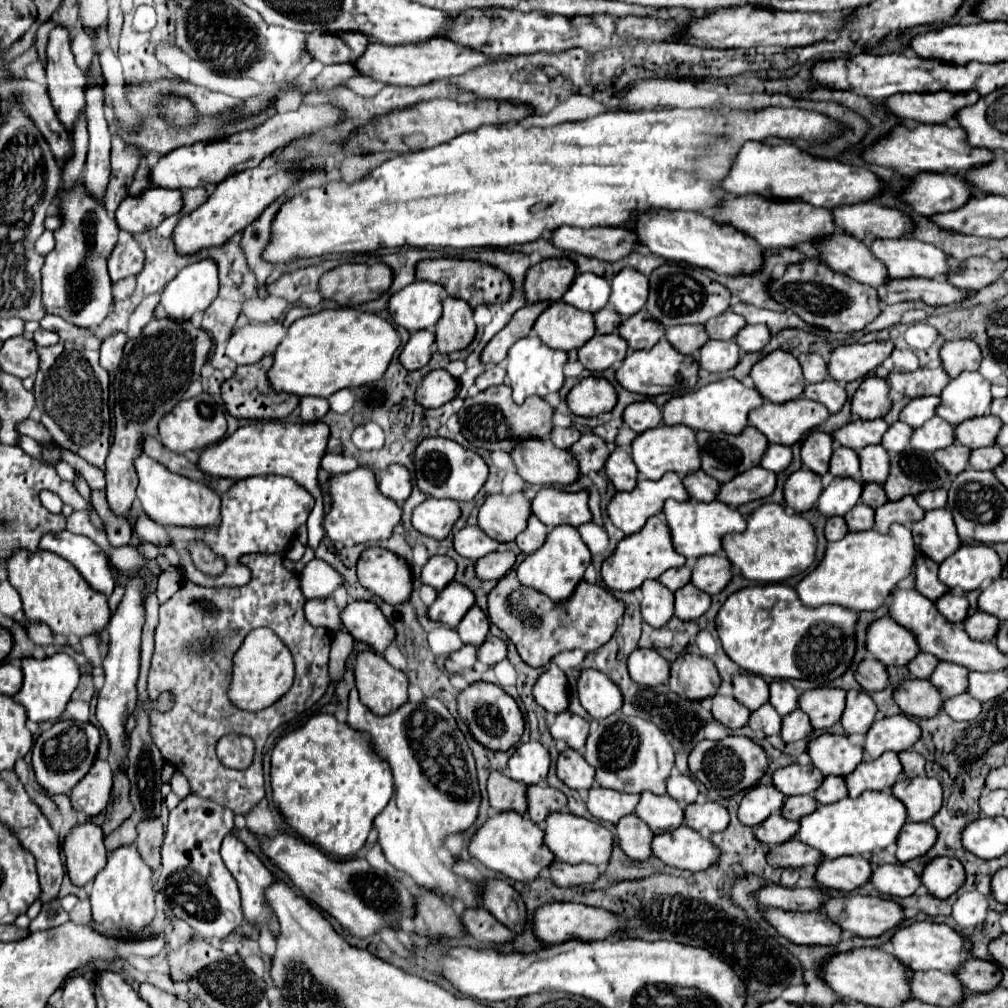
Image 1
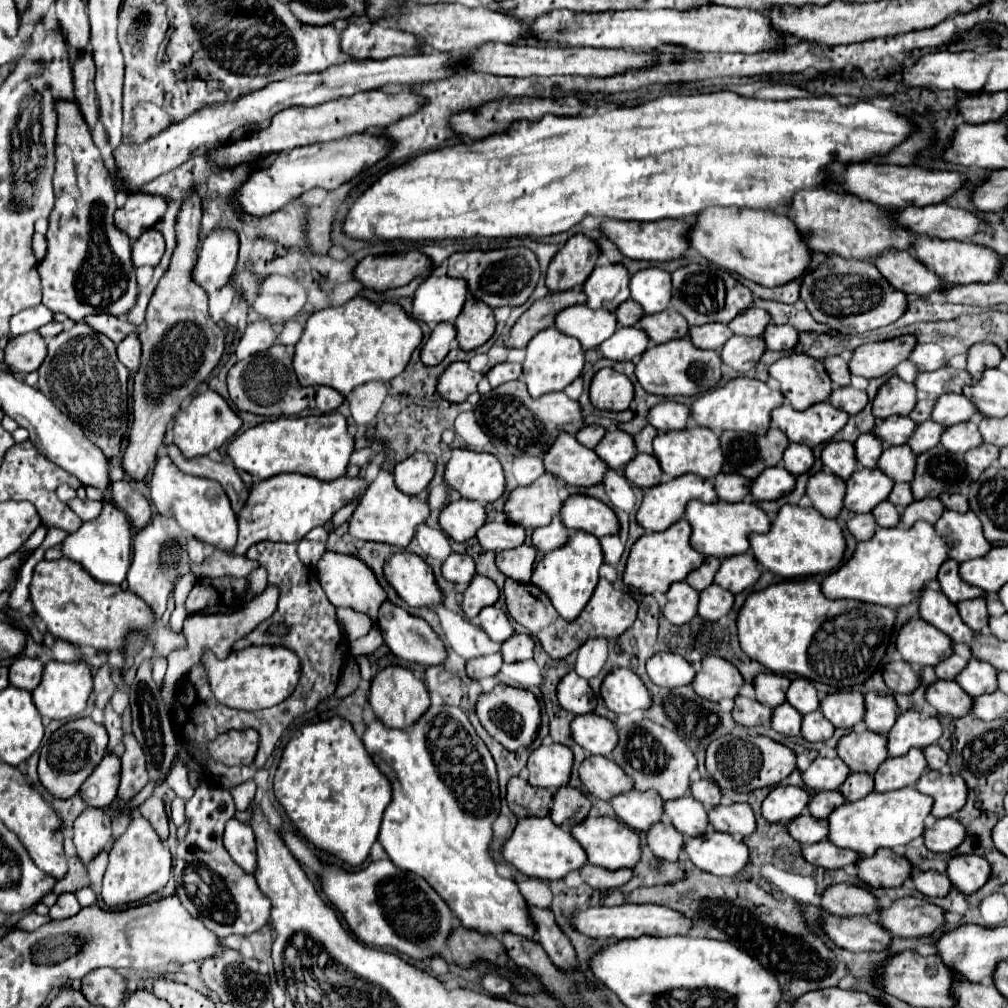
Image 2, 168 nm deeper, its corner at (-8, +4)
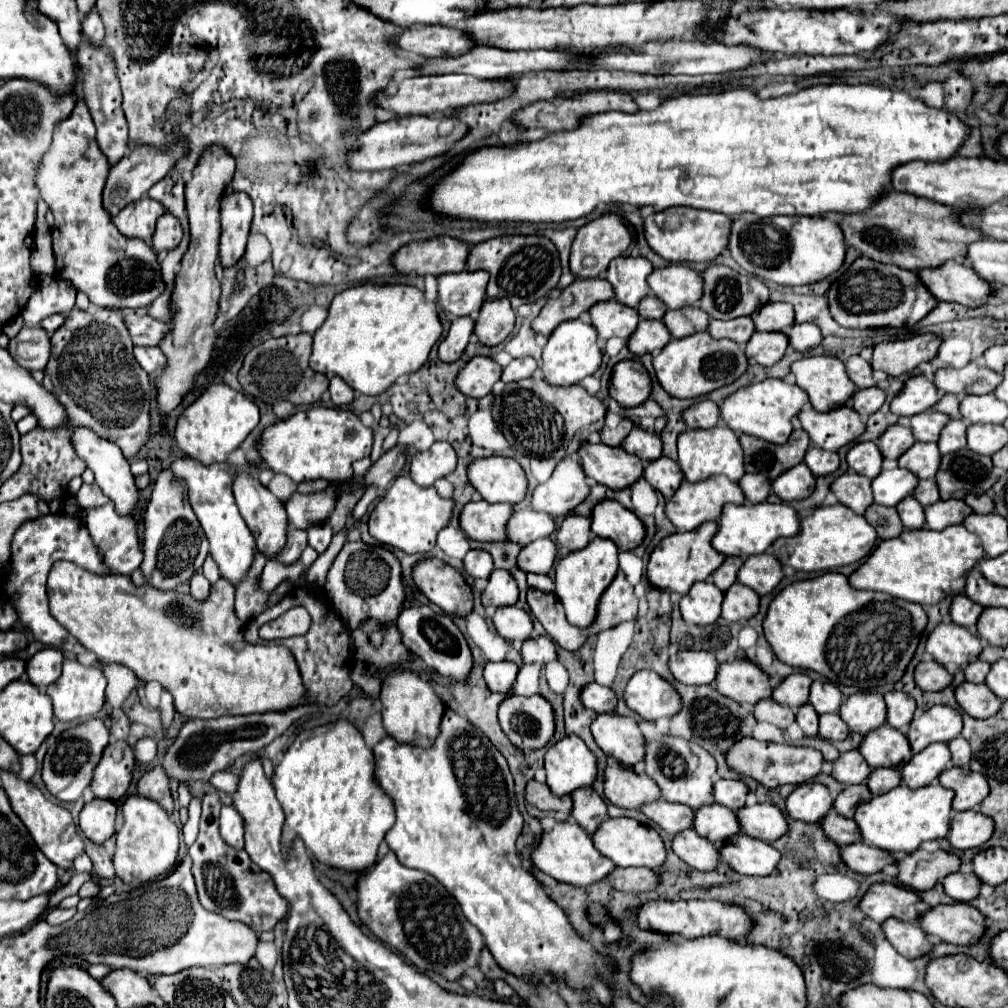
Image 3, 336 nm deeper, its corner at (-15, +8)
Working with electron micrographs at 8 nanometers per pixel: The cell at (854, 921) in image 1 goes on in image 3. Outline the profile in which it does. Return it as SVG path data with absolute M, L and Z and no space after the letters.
M940 904L922 914L920 928L928 936L936 936L956 946L978 944L986 932L986 918L970 904Z

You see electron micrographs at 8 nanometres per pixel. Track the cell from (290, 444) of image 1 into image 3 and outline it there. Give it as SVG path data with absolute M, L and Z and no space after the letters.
M340 408L300 410L288 420L266 428L258 450L266 466L274 472L290 476L296 484L306 480L350 480L352 464L370 456L374 442L372 428L366 428L356 414Z

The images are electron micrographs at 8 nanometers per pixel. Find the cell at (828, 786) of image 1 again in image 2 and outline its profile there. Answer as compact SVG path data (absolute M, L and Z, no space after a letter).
M849 774L847 780L841 784L839 792L845 796L845 800L855 802L869 792L873 792L873 776L871 774Z

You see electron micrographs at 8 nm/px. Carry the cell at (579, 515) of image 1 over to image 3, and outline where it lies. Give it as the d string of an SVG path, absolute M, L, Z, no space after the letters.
M602 500L592 512L592 532L612 540L618 550L634 550L646 536L642 520L616 500Z

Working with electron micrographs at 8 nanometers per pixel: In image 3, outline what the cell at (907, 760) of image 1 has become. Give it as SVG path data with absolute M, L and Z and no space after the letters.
M962 736L954 738L948 742L950 752L952 752L952 766L968 766L970 758L972 758L972 750L968 740L964 740Z

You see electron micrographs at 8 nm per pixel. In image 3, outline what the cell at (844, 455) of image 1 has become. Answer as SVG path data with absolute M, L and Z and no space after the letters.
M892 424L878 440L880 452L884 458L900 458L902 452L906 452L916 442L912 428L902 424Z

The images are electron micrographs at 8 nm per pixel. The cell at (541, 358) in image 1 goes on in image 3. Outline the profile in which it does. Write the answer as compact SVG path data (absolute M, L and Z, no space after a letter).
M576 318L560 324L560 328L556 328L556 332L550 334L548 344L542 352L544 378L556 386L578 384L582 378L592 376L600 368L600 364L602 364L602 352L598 346L596 328L584 318Z

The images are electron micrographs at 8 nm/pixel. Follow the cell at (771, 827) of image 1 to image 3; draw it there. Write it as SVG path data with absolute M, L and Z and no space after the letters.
M830 812L822 822L822 828L824 828L824 834L838 846L846 846L862 840L858 824L854 820L840 816L838 812Z

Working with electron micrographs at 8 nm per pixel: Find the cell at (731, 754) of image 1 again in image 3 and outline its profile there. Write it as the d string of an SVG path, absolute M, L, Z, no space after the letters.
M744 738L738 740L730 750L728 750L728 766L744 776L754 778L756 782L764 784L766 788L778 788L782 784L804 784L816 778L822 772L822 752L814 748L802 748L802 746L792 746L792 744L772 744L772 742L760 742L756 738Z

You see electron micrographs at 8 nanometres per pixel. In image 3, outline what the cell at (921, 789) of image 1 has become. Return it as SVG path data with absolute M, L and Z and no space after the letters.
M946 768L938 780L944 788L952 788L956 792L954 810L970 810L978 806L990 792L986 776L972 772L970 768Z

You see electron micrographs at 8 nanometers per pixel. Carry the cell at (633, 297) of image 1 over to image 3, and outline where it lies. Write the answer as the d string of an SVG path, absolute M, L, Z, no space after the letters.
M682 264L656 268L650 274L648 284L650 284L652 294L658 296L670 310L700 302L702 292L704 292L702 274Z

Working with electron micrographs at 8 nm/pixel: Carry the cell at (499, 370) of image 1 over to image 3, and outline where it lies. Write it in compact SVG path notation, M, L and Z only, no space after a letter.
M516 358L512 360L504 372L502 372L502 382L518 382L524 378L530 378L538 368L538 362L534 358Z

